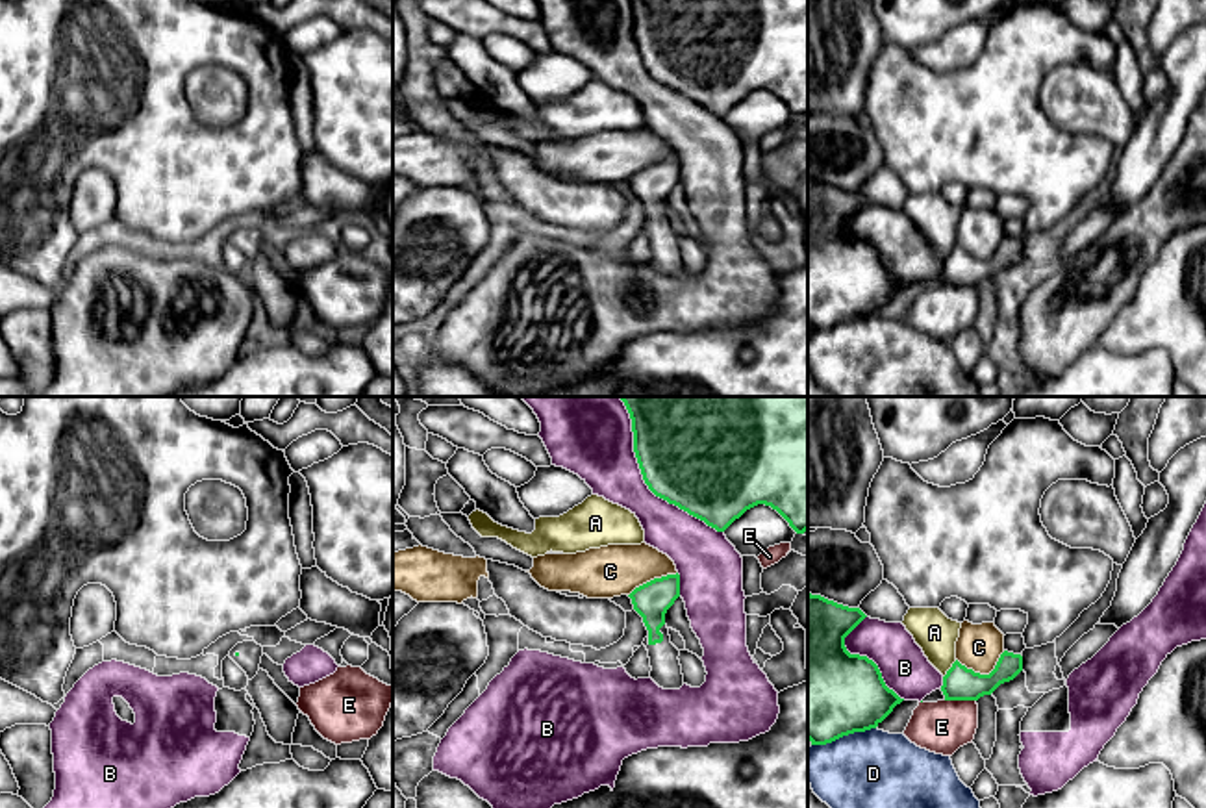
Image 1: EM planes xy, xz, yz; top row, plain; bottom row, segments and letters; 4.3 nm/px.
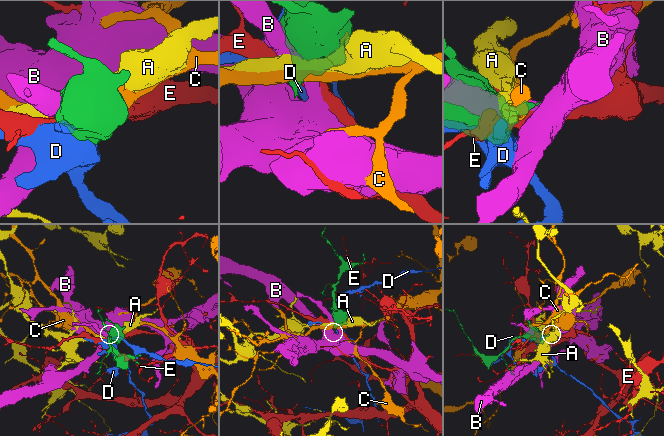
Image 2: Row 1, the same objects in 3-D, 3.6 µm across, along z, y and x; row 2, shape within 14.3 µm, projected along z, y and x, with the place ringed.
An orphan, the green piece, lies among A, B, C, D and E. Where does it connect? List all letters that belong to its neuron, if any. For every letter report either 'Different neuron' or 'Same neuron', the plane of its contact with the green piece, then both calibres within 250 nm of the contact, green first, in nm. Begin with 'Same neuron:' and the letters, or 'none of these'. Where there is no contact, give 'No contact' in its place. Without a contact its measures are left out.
Same neuron: none of these
A: Different neuron. Touches green in yz. Thickness 140 nm (green) against 180 nm
B: Different neuron. Touches green in xz. Thickness 420 nm (green) against 260 nm
C: Different neuron. Touches green in yz. Thickness 140 nm (green) against 200 nm
D: Different neuron. Touches green in yz. Thickness 440 nm (green) against 440 nm
E: Different neuron. Touches green in yz. Thickness 140 nm (green) against 220 nm

